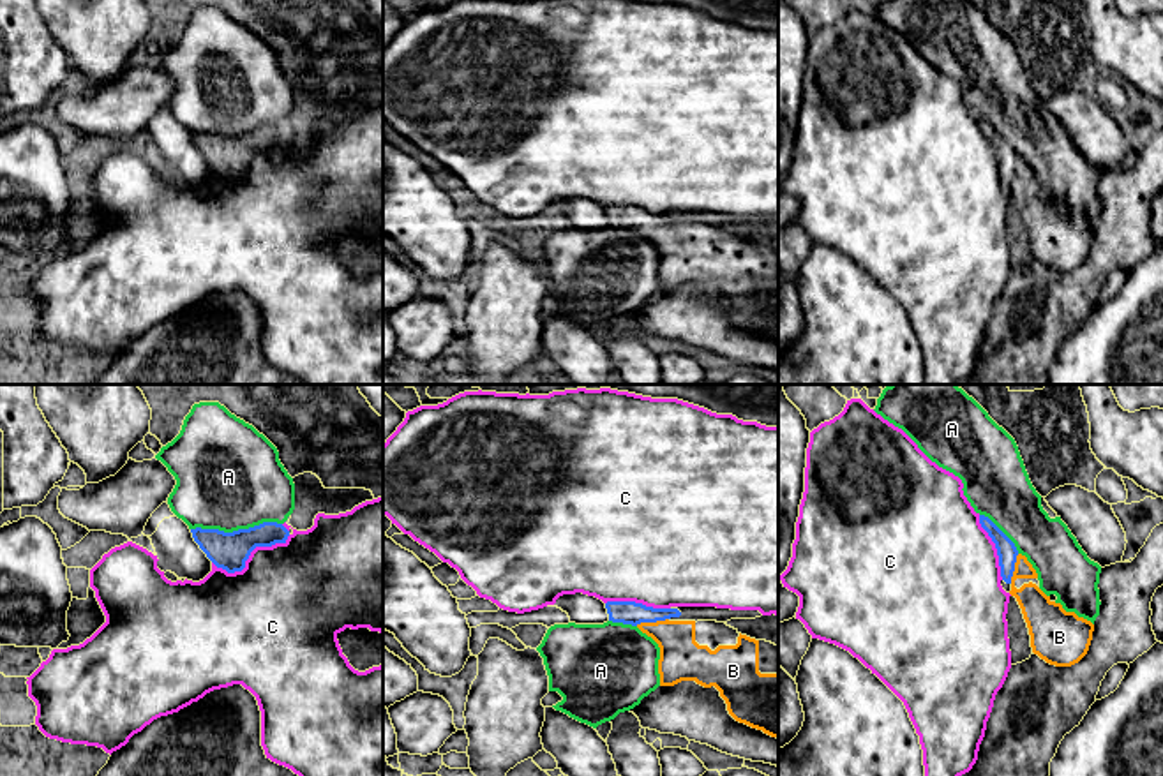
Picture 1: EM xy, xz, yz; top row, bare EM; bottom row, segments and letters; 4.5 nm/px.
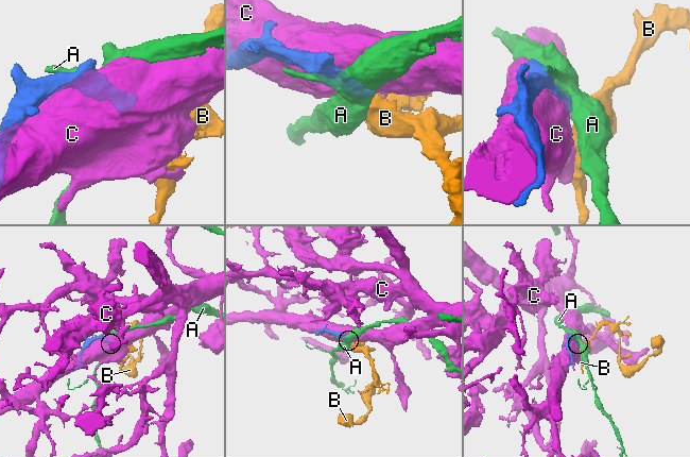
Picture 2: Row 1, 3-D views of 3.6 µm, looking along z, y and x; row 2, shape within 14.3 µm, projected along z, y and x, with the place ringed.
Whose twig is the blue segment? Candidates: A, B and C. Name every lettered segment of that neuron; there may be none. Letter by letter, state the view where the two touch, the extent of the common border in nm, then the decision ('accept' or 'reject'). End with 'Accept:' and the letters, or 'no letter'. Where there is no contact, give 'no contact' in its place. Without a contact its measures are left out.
A: meets blue in xy; contact 420 nm long; reject
B: meets blue in xz; contact 160 nm long; accept
C: meets blue in xy; contact 380 nm long; reject
Accept: B

